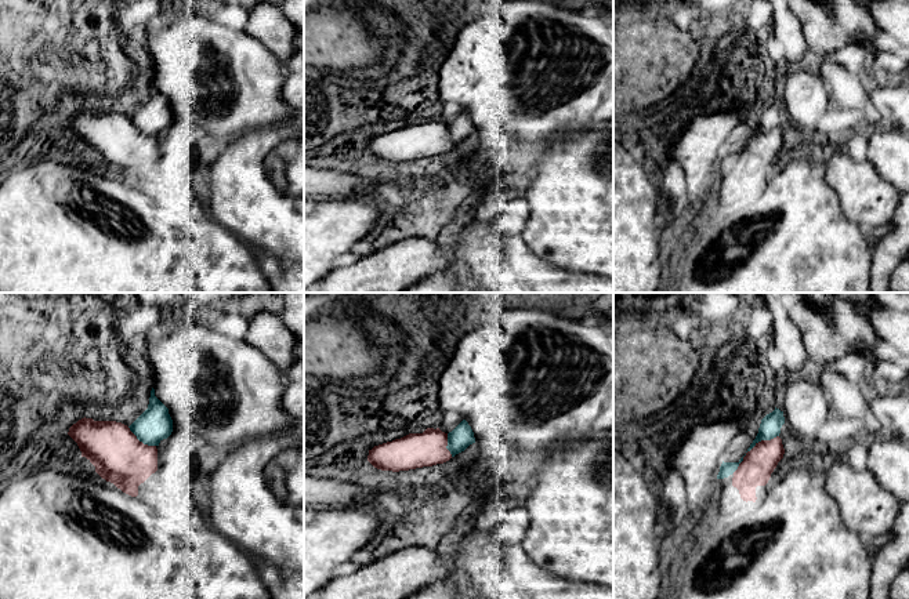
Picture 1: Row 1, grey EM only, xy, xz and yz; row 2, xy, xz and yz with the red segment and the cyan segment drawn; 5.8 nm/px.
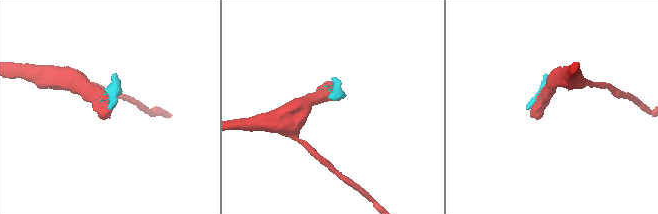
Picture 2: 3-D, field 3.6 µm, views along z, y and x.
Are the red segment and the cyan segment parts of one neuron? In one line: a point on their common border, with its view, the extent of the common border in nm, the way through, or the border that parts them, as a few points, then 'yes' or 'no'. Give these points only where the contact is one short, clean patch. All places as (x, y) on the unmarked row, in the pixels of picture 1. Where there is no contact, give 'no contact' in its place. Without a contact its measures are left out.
contact yz (753, 138); length 340 nm; way yz (757, 156), (753, 138), (768, 123), (771, 115); yes

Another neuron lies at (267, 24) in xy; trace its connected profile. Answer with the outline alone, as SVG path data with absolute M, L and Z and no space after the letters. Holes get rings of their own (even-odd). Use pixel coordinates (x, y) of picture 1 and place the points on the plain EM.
M262 3L253 7L245 32L264 44L283 66L304 55L294 44L297 29L274 4Z

